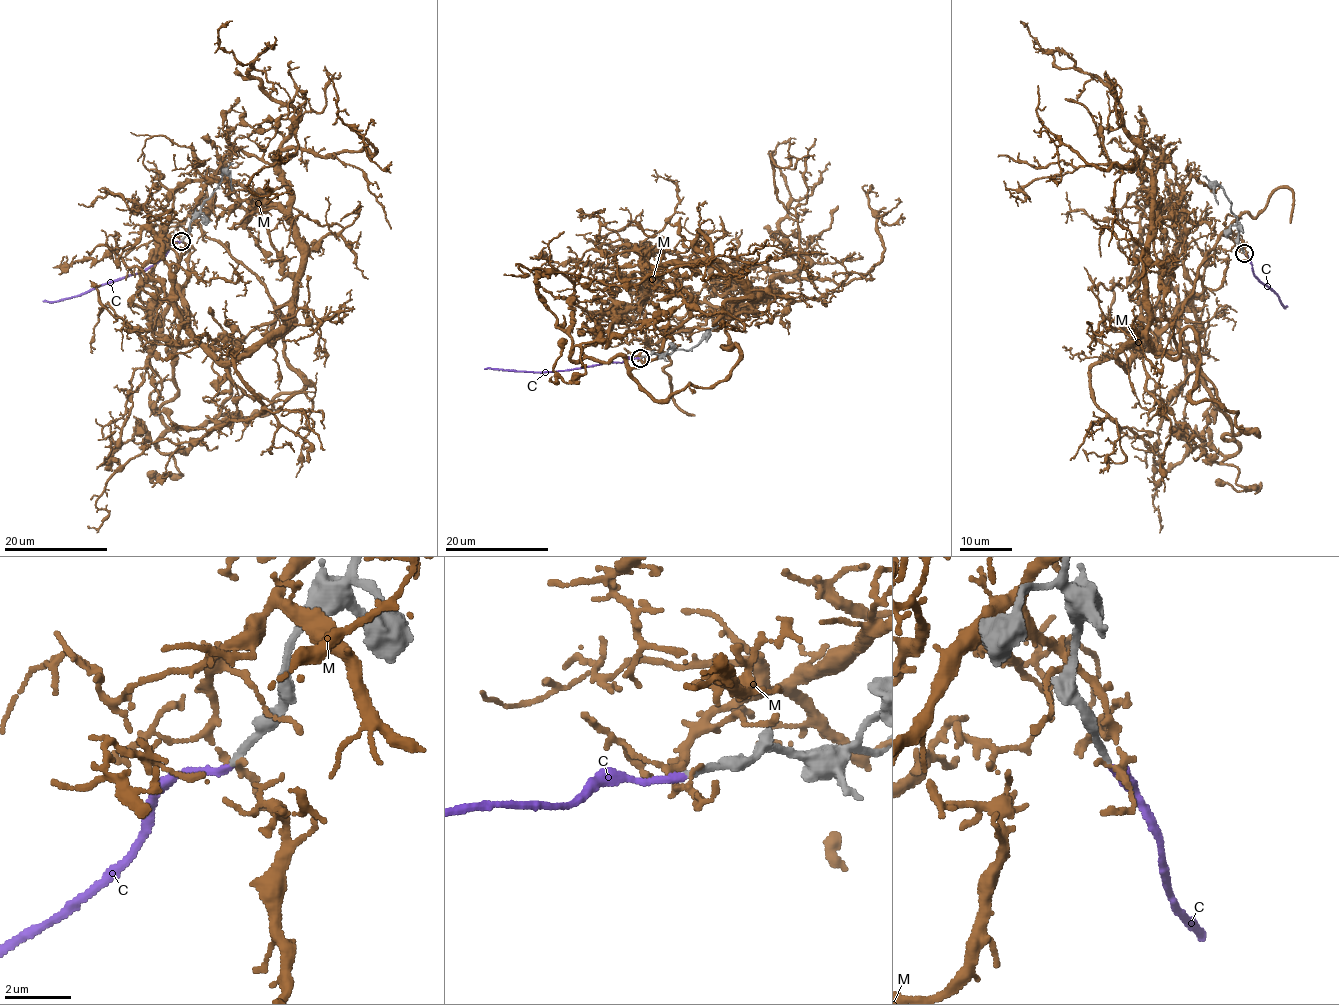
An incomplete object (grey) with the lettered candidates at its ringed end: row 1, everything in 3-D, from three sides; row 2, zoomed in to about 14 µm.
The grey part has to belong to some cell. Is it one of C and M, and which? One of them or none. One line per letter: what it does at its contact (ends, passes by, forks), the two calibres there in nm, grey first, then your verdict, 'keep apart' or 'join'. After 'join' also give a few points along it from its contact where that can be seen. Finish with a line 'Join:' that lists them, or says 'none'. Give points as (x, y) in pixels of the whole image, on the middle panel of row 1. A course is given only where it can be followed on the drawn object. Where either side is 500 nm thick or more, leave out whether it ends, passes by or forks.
C: it ends | 200/220 nm | join | via (640, 357), (543, 372), (484, 368)
M: it passes by | 240/170 nm | keep apart
Join: C

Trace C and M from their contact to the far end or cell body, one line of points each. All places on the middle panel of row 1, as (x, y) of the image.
C: (640, 357), (543, 372), (484, 368)
M: (641, 357), (673, 333), (717, 330), (749, 298), (693, 247), (699, 231), (703, 264), (635, 284), (504, 274)

